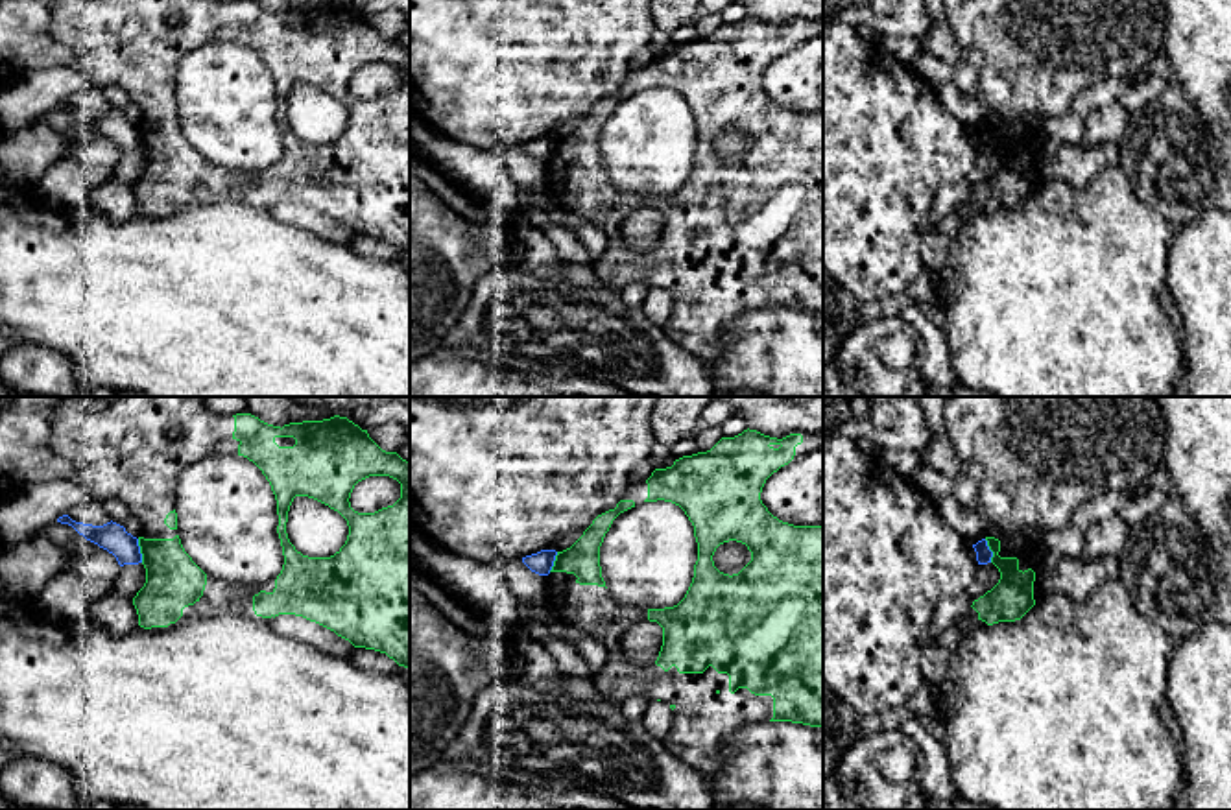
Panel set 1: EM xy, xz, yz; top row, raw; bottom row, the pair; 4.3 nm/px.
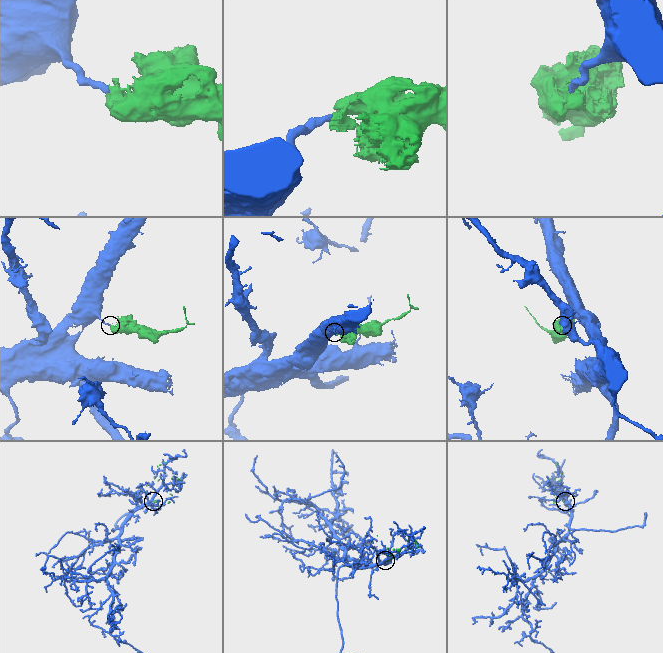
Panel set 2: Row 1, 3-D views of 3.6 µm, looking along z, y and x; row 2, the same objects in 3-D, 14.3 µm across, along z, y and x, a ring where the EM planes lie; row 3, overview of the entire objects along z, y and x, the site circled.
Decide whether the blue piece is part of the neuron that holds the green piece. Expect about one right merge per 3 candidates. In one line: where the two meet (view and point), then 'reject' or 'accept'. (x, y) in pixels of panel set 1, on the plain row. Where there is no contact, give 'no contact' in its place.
xy (141, 137) | reject

